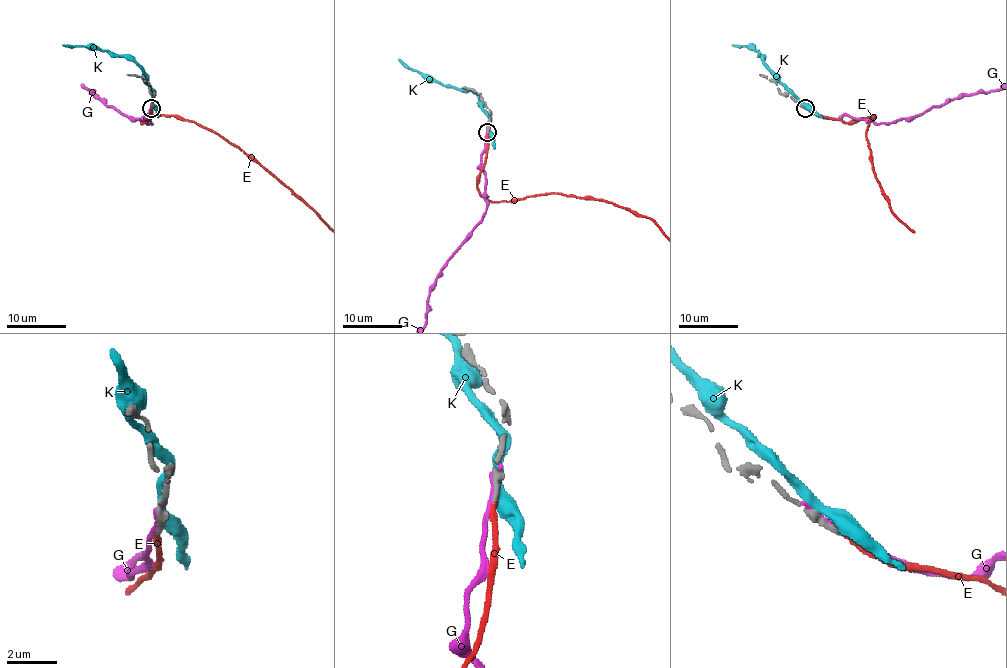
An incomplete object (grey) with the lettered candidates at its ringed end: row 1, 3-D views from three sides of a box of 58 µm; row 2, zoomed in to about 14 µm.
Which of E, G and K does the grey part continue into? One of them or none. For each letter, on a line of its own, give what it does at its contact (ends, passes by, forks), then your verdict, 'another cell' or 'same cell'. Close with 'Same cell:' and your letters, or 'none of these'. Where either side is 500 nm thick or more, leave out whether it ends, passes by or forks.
E: it ends; same cell
G: it ends; another cell
K: it passes by; another cell
Same cell: E

